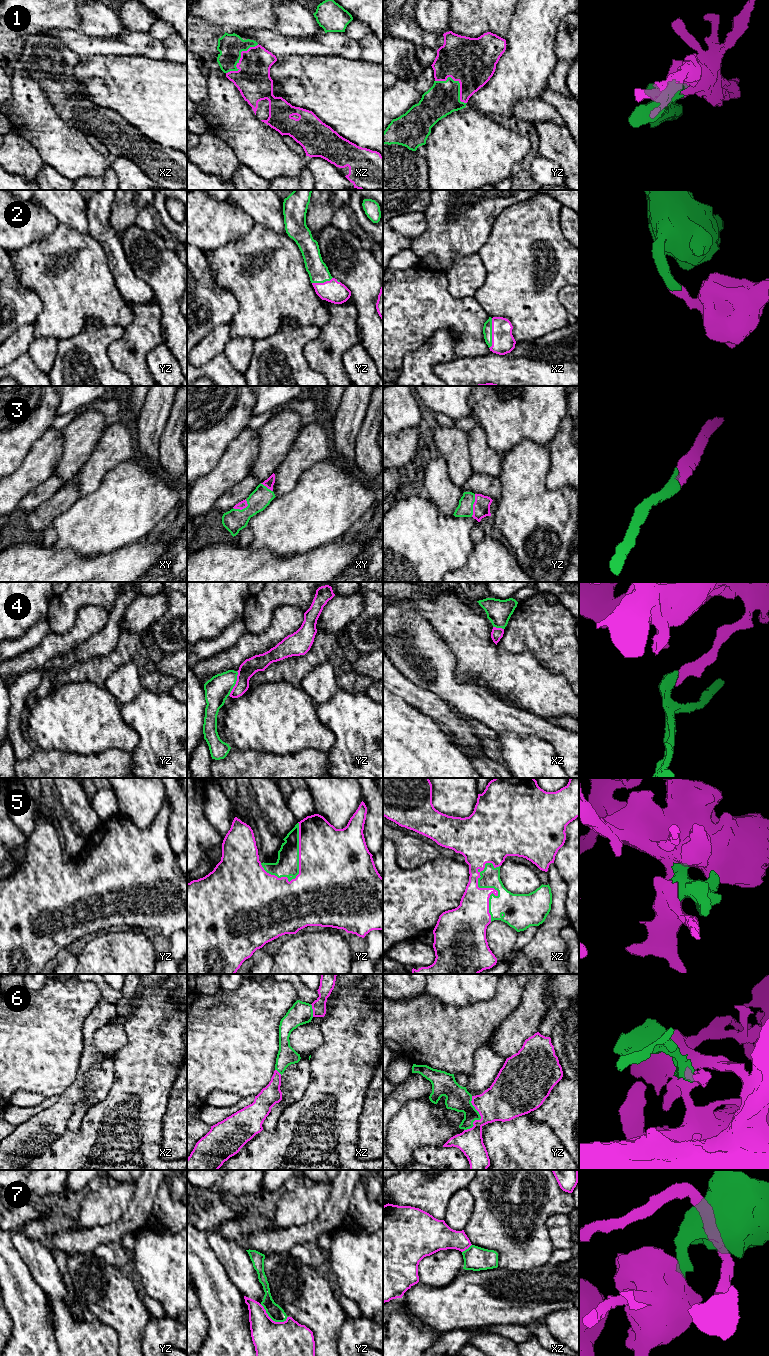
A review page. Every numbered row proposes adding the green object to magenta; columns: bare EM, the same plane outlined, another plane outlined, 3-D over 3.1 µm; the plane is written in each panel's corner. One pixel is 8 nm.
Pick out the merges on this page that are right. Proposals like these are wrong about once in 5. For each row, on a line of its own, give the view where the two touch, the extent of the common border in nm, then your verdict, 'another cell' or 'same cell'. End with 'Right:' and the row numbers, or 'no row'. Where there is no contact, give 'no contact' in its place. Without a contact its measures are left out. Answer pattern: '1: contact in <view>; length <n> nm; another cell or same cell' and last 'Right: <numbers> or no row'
1: contact in yz; length 320 nm; same cell
2: contact in xz; length 240 nm; same cell
3: contact in yz; length 190 nm; same cell
4: contact in yz; length 220 nm; another cell
5: contact in xz; length 480 nm; same cell
6: contact in yz; length 280 nm; same cell
7: contact in yz; length 260 nm; another cell
Right: 1, 2, 3, 5, 6

